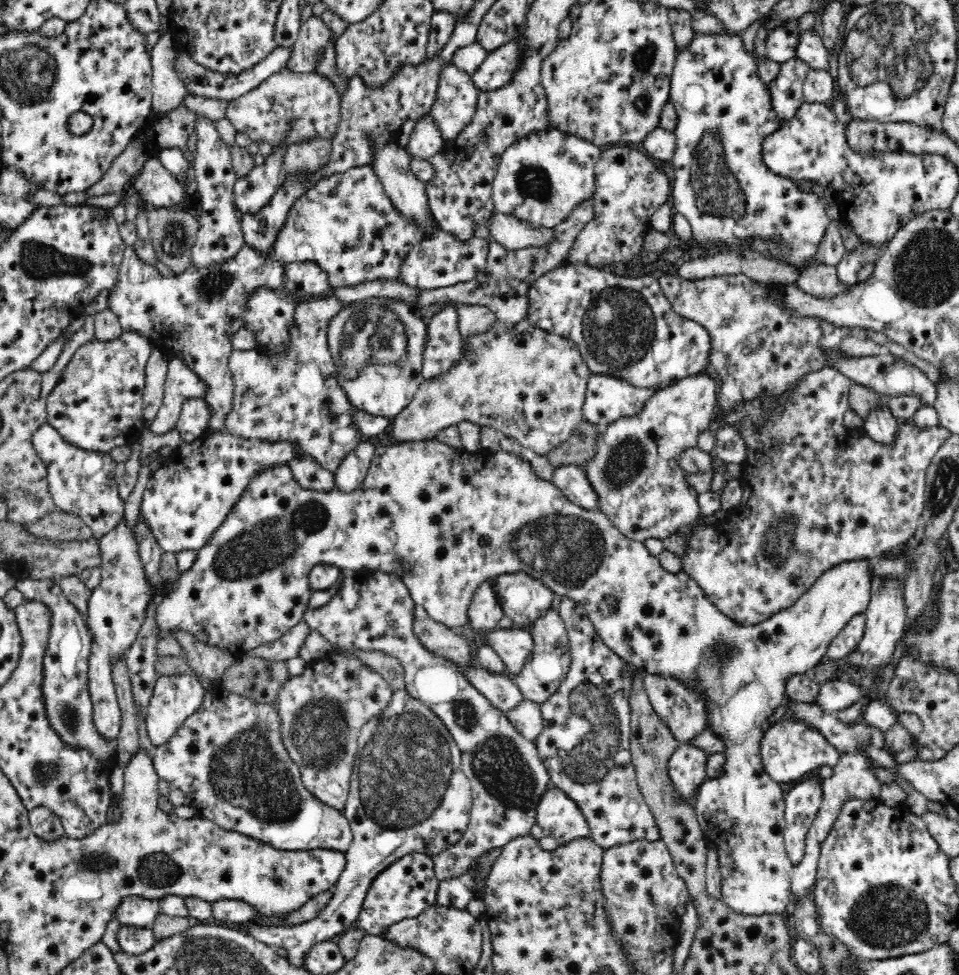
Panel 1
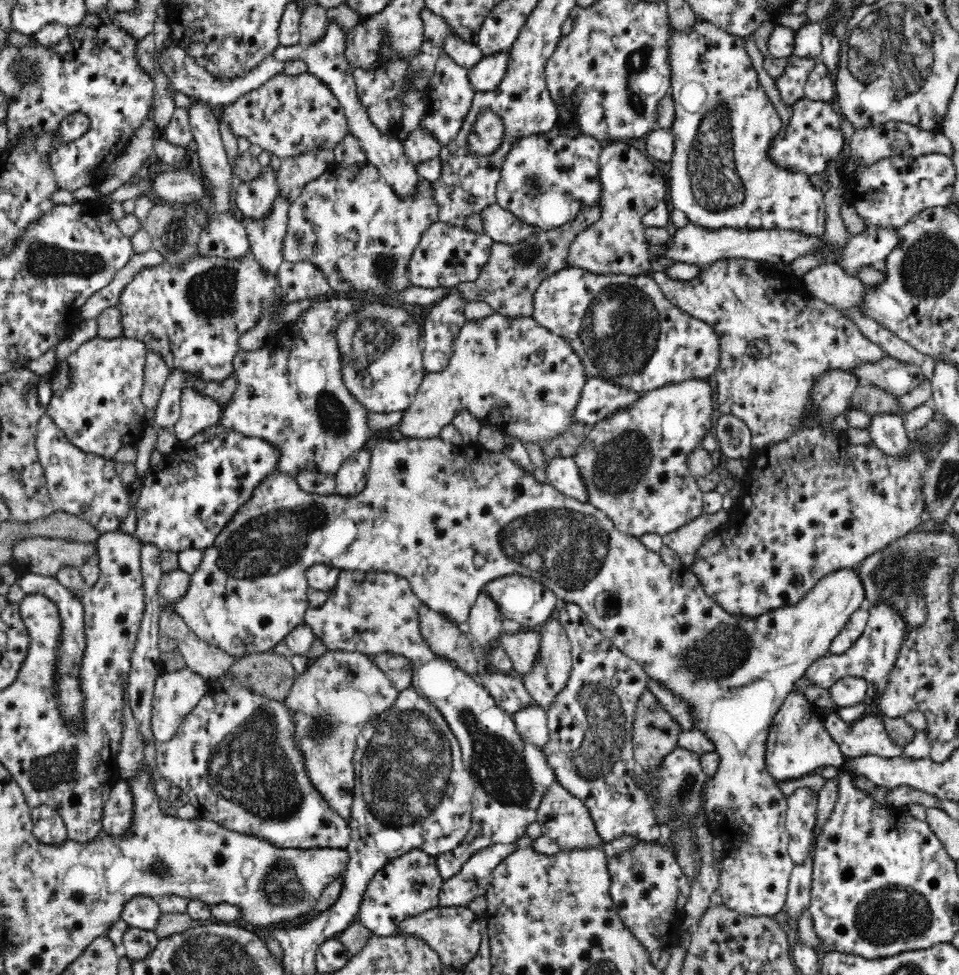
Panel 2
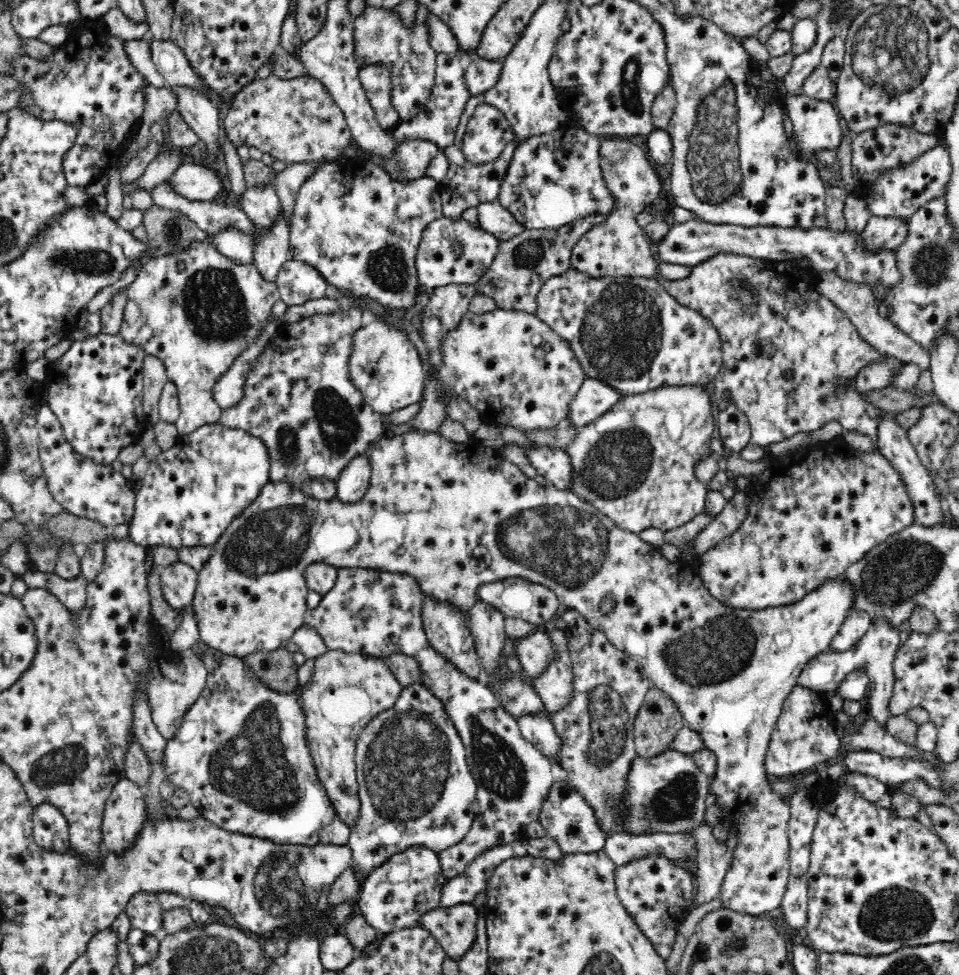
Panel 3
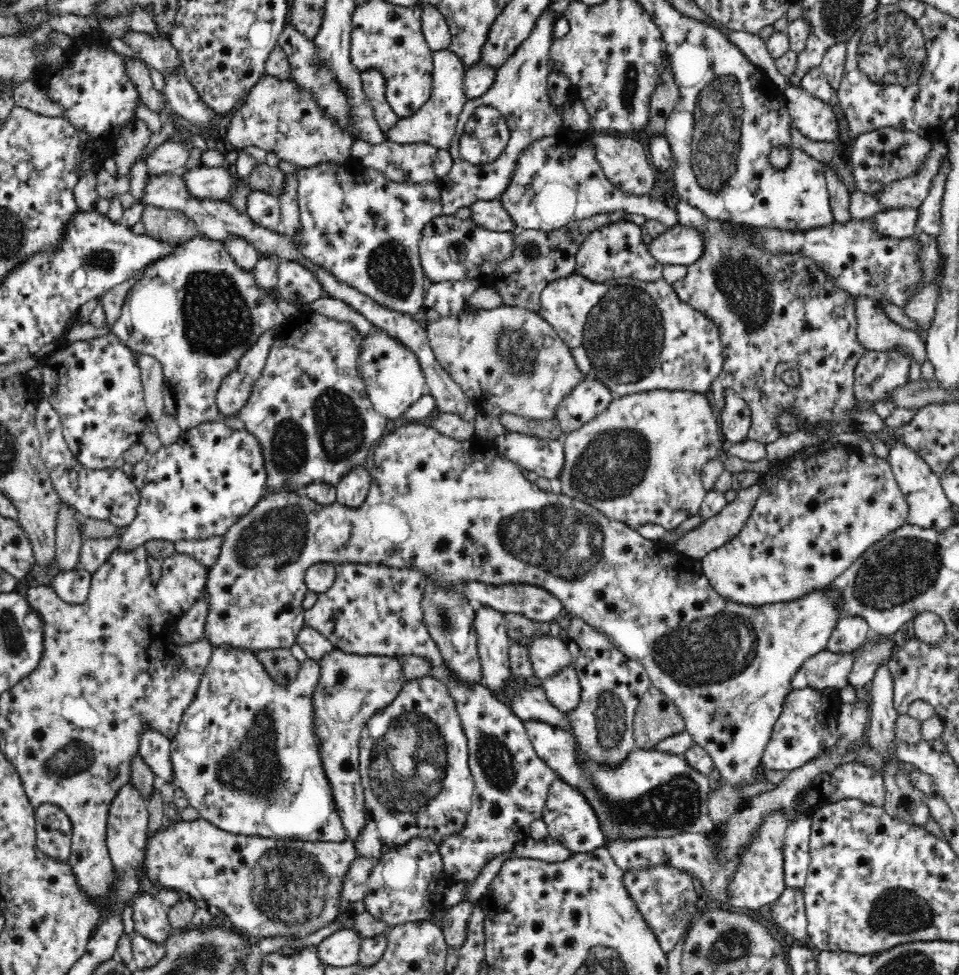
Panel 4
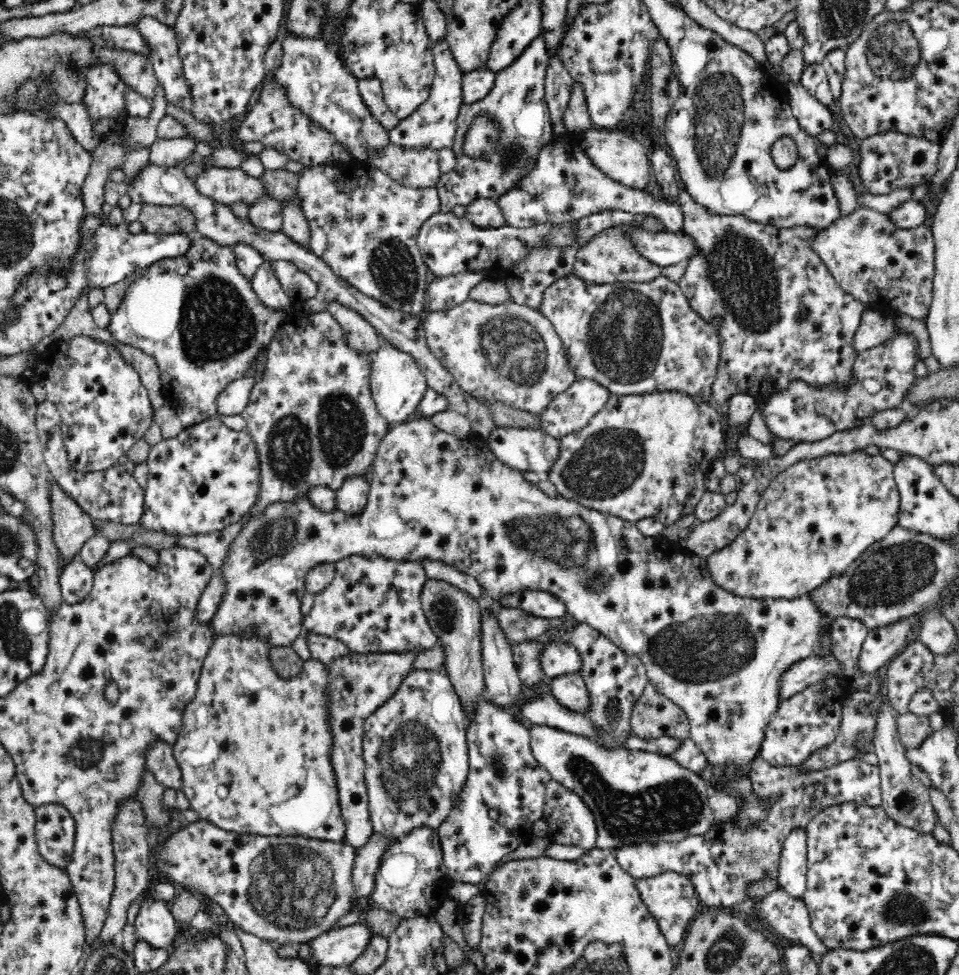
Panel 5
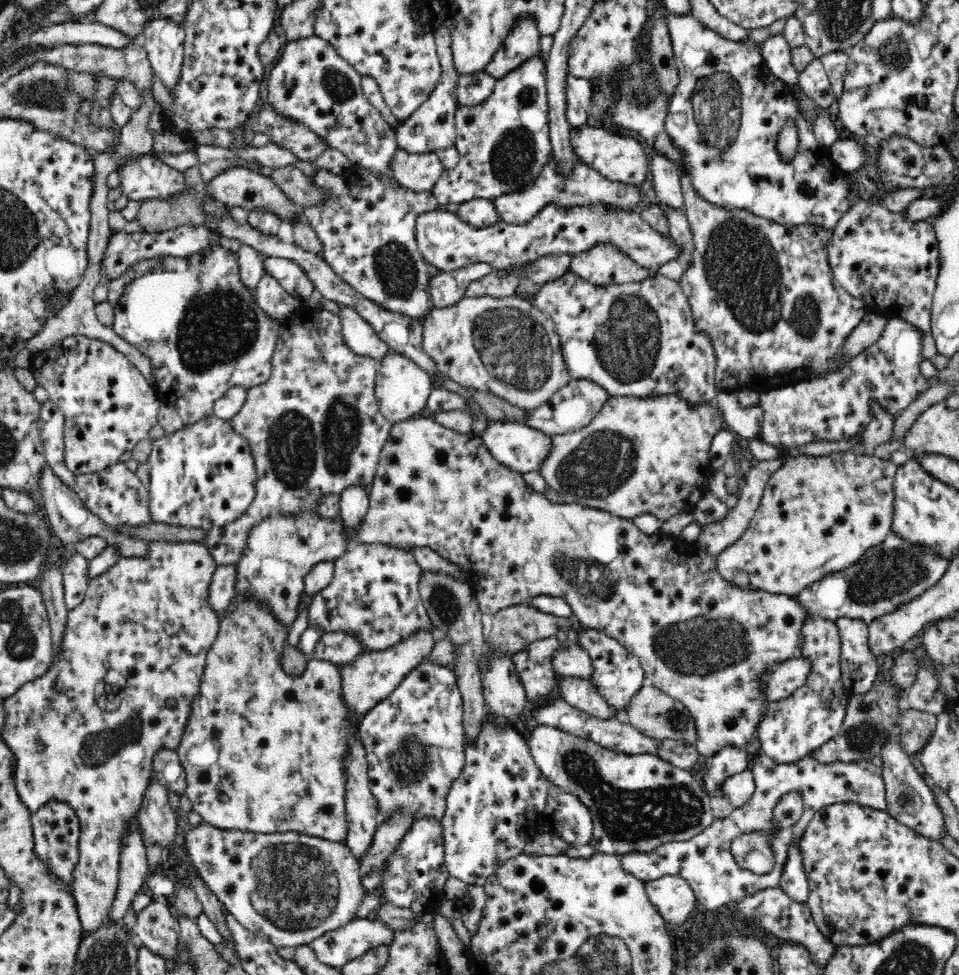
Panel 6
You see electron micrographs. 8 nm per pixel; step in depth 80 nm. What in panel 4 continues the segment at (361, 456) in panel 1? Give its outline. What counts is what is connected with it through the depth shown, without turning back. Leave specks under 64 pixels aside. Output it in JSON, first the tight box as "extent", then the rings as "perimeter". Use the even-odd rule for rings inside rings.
{"extent":[334,466,371,508],"perimeter":[[[358,466],[346,473],[346,476],[338,482],[334,488],[337,503],[346,508],[360,508],[366,500],[371,476],[368,466]]]}

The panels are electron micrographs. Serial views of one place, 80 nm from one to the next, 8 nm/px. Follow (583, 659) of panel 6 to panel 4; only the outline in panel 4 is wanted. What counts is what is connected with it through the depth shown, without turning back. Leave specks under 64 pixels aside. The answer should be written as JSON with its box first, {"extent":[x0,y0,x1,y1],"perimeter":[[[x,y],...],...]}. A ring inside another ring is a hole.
{"extent":[527,634,574,683],"perimeter":[[[542,634],[527,642],[530,644],[530,659],[536,671],[537,683],[564,668],[574,667],[574,656],[570,653],[570,647],[560,637]]]}

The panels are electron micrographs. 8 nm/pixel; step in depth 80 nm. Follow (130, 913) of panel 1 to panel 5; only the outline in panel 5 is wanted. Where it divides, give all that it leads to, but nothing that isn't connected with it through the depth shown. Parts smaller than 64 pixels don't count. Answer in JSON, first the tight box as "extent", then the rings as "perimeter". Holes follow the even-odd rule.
{"extent":[134,894,177,951],"perimeter":[[[147,894],[143,900],[134,926],[136,936],[153,948],[164,948],[169,951],[174,946],[177,920],[164,901]]]}

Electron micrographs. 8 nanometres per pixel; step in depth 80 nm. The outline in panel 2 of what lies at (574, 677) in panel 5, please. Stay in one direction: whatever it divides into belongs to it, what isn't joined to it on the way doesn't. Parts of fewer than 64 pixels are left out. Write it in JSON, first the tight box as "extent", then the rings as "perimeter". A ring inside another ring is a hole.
{"extent":[521,616,573,711],"perimeter":[[[556,616],[542,624],[540,633],[542,635],[541,658],[538,660],[537,666],[533,667],[531,672],[525,673],[521,680],[539,707],[548,711],[557,702],[558,696],[561,695],[562,690],[568,684],[573,658],[571,657],[570,639]]]}

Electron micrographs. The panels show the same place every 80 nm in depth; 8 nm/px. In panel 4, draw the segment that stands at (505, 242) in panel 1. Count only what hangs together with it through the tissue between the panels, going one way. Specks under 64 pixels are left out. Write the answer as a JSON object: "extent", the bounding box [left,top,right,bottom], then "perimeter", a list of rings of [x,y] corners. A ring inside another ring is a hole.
{"extent":[469,199,515,231],"perimeter":[[[499,199],[476,200],[469,207],[470,219],[476,225],[482,228],[494,229],[494,231],[515,230],[515,226]]]}

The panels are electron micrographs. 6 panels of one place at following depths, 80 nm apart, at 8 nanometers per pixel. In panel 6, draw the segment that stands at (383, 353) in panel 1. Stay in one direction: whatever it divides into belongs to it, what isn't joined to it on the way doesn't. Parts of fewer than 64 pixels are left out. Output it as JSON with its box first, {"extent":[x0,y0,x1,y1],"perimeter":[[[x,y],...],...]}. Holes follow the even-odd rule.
{"extent":[375,352,433,423],"perimeter":[[[390,352],[389,356],[379,362],[380,368],[376,376],[375,395],[378,399],[380,412],[390,423],[398,423],[412,418],[420,410],[426,408],[433,384],[430,374],[416,362],[400,354]]]}

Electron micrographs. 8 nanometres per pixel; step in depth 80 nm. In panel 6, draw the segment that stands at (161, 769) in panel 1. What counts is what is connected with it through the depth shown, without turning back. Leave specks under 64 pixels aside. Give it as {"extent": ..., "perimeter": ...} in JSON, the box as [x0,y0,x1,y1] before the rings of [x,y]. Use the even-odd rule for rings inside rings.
{"extent":[176,592,363,844],"perimeter":[[[249,592],[236,593],[227,604],[221,617],[216,642],[210,648],[206,658],[206,668],[202,676],[200,690],[193,702],[193,716],[190,718],[185,735],[182,736],[180,746],[176,748],[181,766],[187,774],[185,795],[192,802],[193,810],[202,817],[202,822],[222,830],[240,830],[254,832],[258,835],[294,831],[306,836],[344,844],[348,833],[346,802],[349,766],[346,764],[346,760],[350,757],[350,752],[353,752],[353,745],[361,740],[363,716],[354,715],[353,709],[348,707],[344,691],[342,691],[342,675],[340,675],[337,664],[310,657],[308,664],[306,664],[306,670],[294,678],[282,668],[281,656],[288,645],[289,630],[288,625],[282,623],[282,619],[274,613],[266,600],[260,599],[256,595],[250,595]]]}

